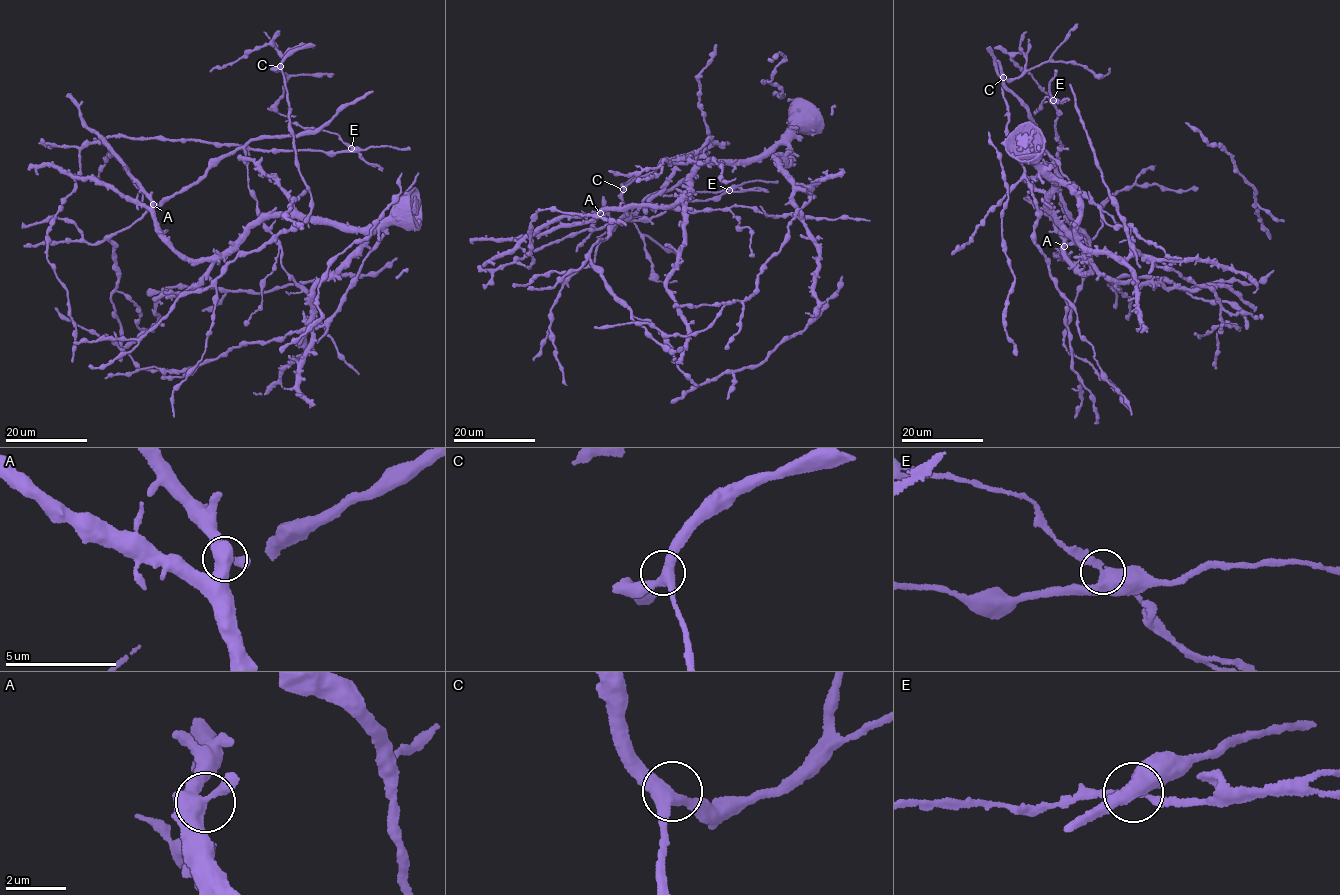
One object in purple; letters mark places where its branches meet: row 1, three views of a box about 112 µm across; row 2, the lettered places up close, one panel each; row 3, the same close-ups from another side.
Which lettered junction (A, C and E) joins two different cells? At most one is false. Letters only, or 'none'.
E

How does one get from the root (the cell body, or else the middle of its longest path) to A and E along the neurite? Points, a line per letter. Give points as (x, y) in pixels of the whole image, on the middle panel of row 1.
A: (793, 105), (790, 133), (751, 158), (709, 159), (692, 176), (687, 194), (672, 203), (600, 213)
E: (793, 105), (786, 137), (751, 158), (682, 160), (631, 219), (648, 222), (730, 190)

